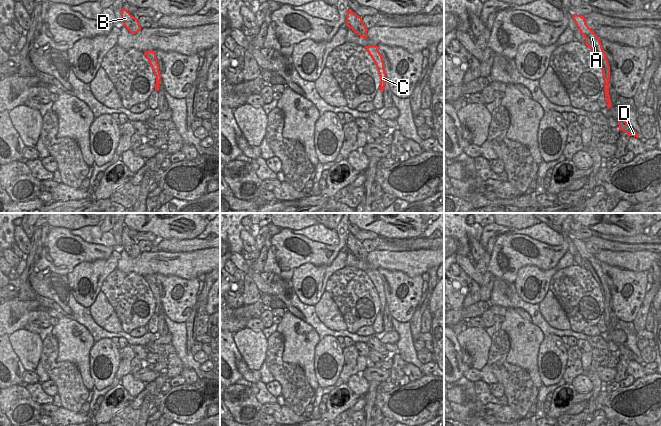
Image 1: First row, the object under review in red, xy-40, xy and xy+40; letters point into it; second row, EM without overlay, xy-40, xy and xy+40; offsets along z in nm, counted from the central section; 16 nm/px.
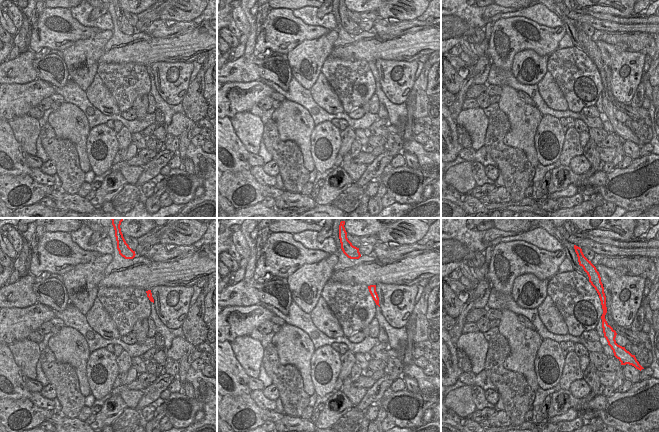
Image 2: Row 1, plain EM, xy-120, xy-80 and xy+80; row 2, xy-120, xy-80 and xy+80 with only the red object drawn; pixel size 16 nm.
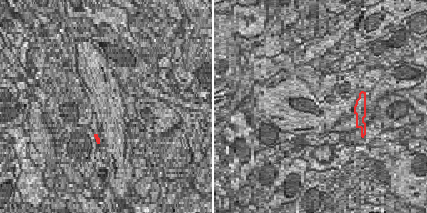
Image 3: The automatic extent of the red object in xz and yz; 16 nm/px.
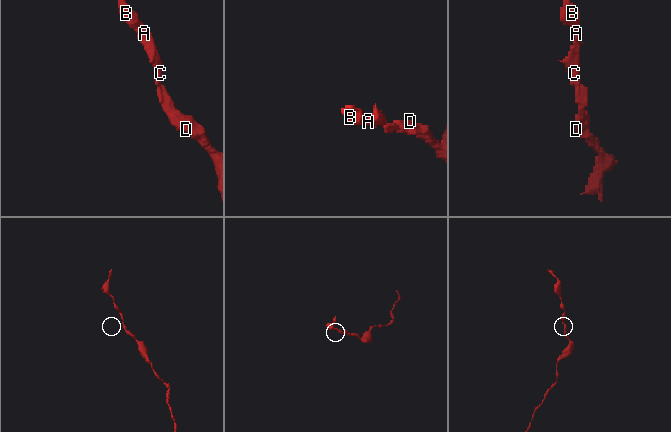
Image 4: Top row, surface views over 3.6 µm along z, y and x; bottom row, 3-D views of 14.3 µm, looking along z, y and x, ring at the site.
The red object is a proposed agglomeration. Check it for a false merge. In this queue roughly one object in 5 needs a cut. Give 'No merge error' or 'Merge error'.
No merge error.

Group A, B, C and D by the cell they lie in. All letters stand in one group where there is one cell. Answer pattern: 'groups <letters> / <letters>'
groups A B C D

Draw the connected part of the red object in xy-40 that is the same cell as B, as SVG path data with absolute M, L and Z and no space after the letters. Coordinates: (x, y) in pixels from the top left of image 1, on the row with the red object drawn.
M124 7L121 10L121 22L123 23L123 26L129 30L130 33L137 33L141 30L138 18L132 16Z

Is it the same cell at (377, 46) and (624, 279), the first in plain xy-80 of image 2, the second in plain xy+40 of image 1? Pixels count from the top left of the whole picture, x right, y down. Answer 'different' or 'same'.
different

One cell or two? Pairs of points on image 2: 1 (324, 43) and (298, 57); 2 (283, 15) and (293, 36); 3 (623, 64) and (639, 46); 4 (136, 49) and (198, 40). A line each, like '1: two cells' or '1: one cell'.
1: one cell
2: one cell
3: two cells
4: one cell

